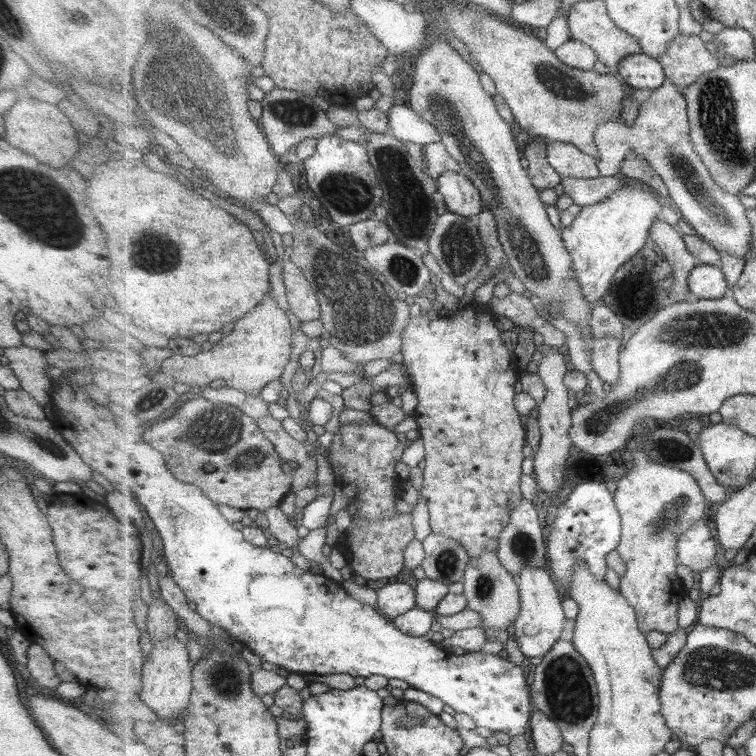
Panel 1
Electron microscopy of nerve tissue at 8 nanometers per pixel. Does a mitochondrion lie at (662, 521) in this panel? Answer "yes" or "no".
yes

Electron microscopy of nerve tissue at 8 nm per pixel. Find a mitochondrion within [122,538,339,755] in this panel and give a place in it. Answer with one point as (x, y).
(226, 680)

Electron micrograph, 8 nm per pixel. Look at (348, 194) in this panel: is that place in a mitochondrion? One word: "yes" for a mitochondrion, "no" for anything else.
yes

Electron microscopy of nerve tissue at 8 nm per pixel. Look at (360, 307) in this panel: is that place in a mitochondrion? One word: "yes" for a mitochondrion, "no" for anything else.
yes

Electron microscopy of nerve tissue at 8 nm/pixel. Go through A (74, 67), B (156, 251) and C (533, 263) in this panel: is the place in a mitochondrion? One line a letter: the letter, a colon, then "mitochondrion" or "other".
A: other
B: mitochondrion
C: mitochondrion

